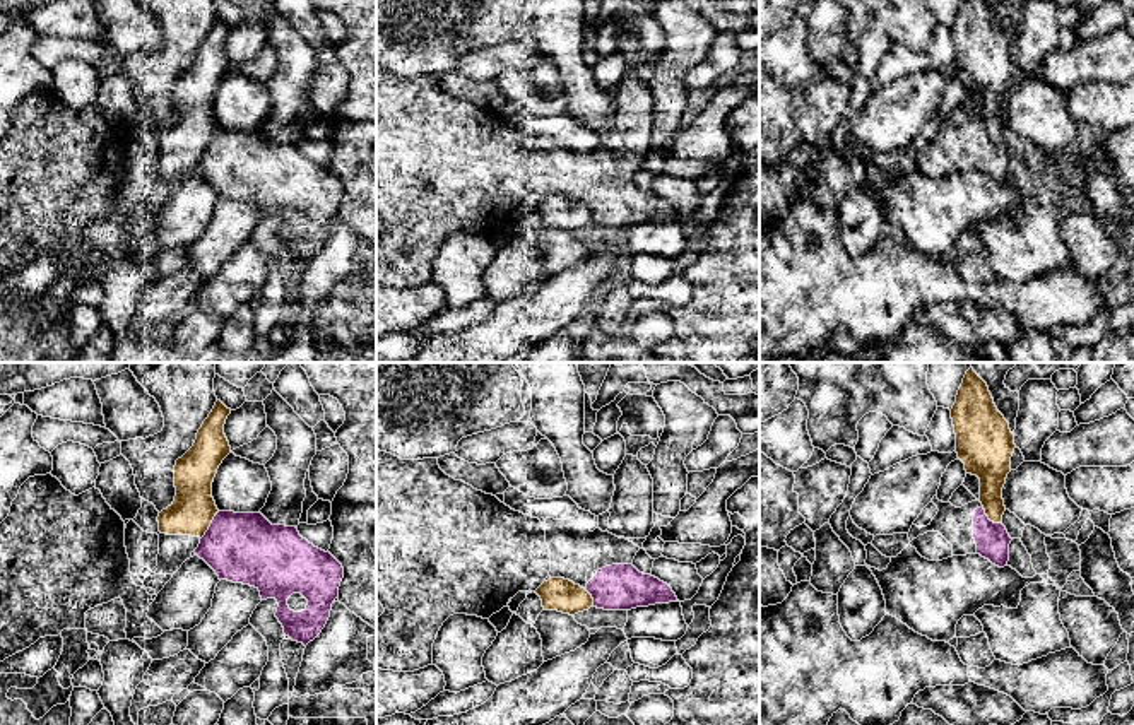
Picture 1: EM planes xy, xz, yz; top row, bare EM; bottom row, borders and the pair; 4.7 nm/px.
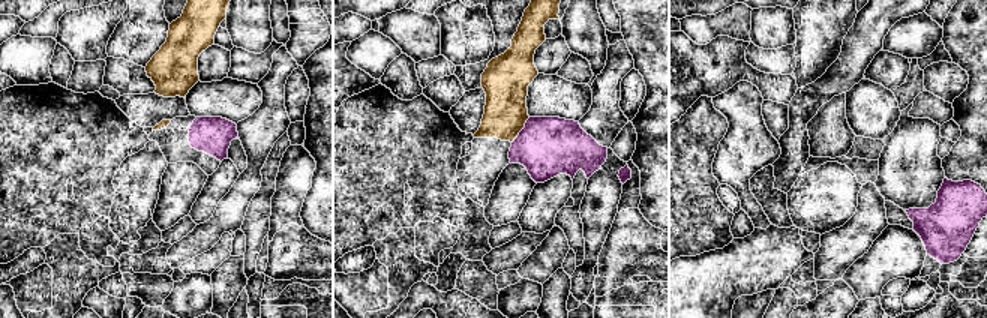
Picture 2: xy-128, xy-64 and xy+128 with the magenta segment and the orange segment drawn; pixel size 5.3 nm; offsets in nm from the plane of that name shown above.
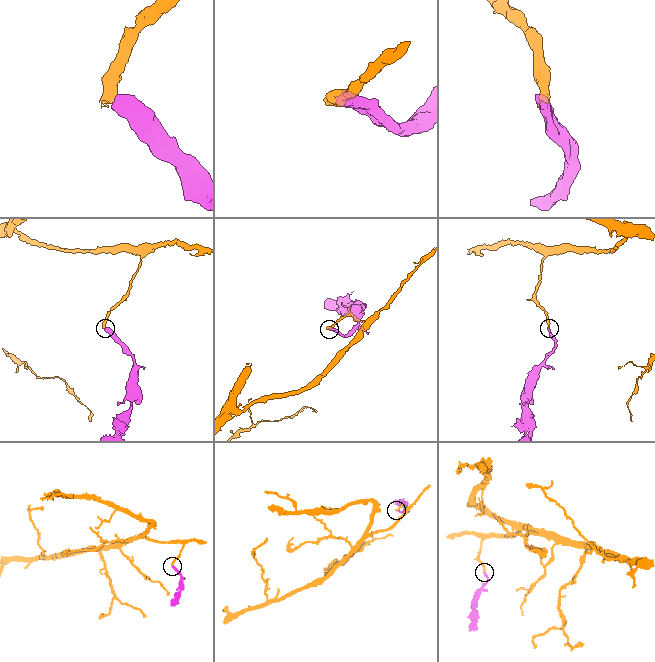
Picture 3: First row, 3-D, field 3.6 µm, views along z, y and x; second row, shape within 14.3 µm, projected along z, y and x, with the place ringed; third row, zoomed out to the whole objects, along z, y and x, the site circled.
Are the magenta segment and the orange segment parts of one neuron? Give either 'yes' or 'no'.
no

